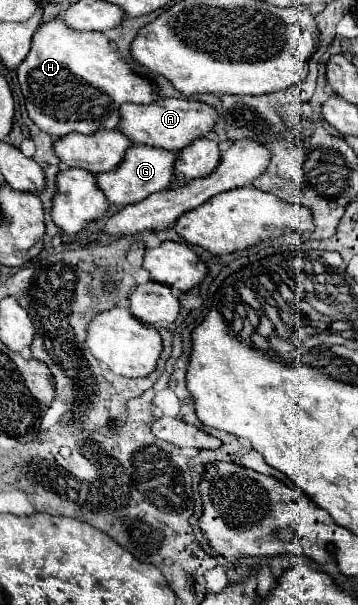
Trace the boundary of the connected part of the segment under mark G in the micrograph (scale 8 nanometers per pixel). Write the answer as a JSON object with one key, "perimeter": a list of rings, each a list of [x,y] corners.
{"perimeter":[[[132,146],[124,160],[120,162],[120,166],[112,172],[104,172],[98,174],[98,188],[106,194],[110,204],[118,204],[118,206],[126,206],[126,204],[134,204],[140,202],[144,198],[148,198],[154,192],[162,192],[170,188],[172,176],[174,176],[174,162],[178,158],[178,152],[170,152],[164,148],[152,148],[152,146]]]}

